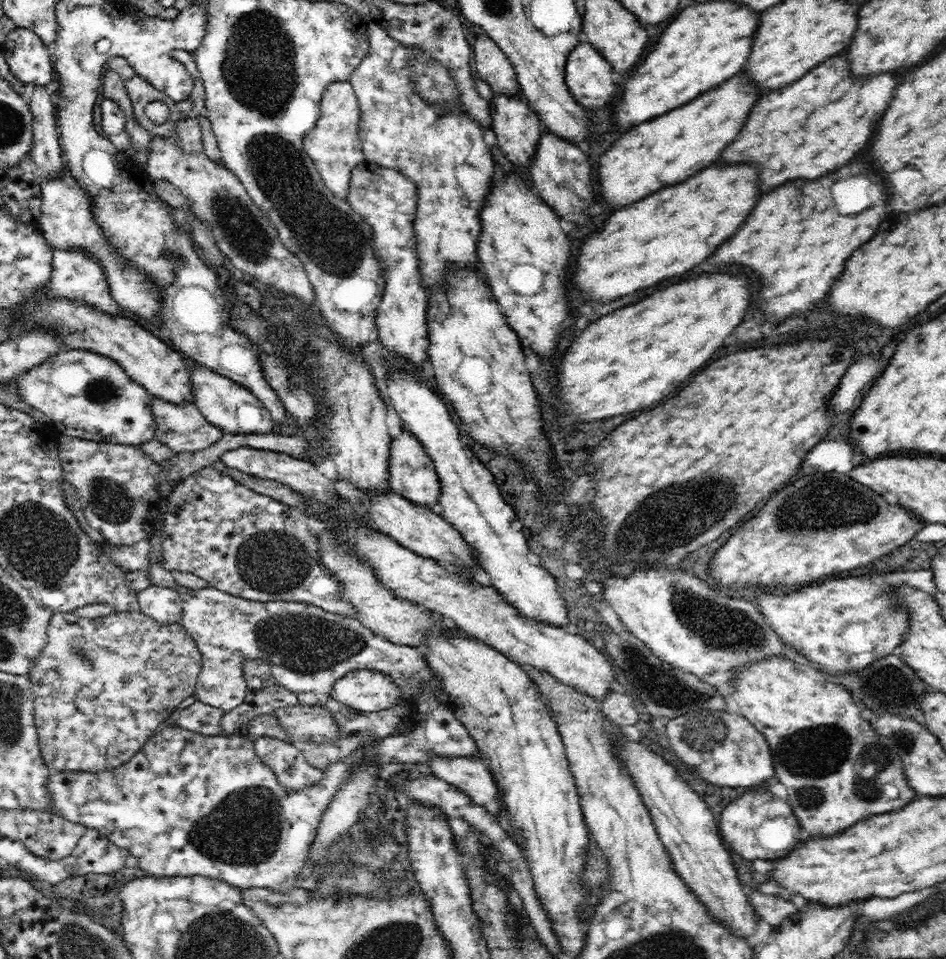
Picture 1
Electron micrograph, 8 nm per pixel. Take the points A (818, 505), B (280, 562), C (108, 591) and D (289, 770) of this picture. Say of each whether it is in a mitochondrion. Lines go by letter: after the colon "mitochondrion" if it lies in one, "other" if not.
A: mitochondrion
B: mitochondrion
C: other
D: mitochondrion

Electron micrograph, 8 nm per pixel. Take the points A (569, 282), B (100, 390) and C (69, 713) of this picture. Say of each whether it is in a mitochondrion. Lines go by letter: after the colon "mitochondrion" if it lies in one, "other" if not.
A: other
B: mitochondrion
C: other

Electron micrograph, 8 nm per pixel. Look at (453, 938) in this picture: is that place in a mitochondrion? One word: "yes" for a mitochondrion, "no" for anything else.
no

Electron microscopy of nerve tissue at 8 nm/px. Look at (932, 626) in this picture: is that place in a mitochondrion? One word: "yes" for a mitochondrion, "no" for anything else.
no

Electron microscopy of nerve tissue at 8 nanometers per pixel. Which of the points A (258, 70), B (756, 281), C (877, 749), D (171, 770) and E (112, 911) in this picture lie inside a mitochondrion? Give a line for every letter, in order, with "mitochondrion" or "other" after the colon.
A: mitochondrion
B: other
C: mitochondrion
D: other
E: mitochondrion

